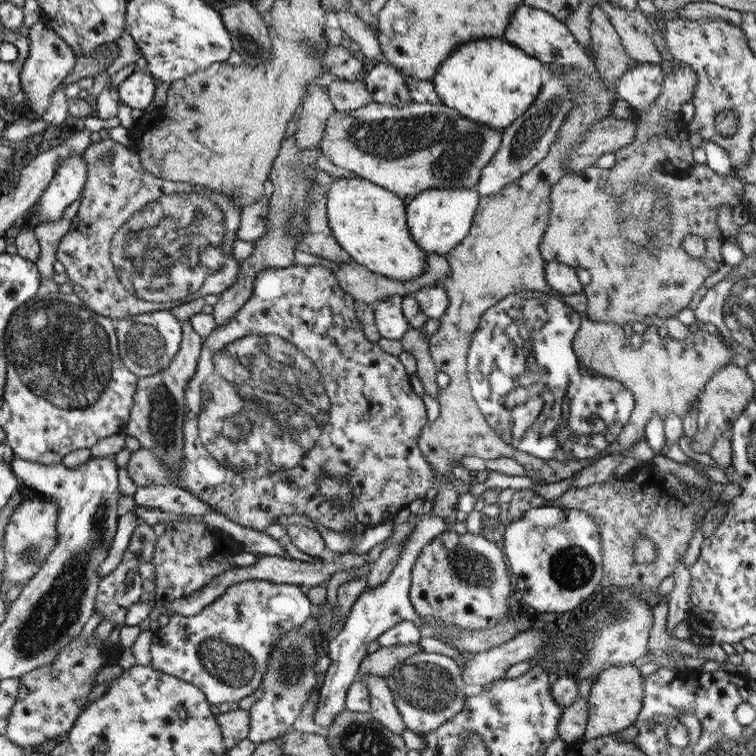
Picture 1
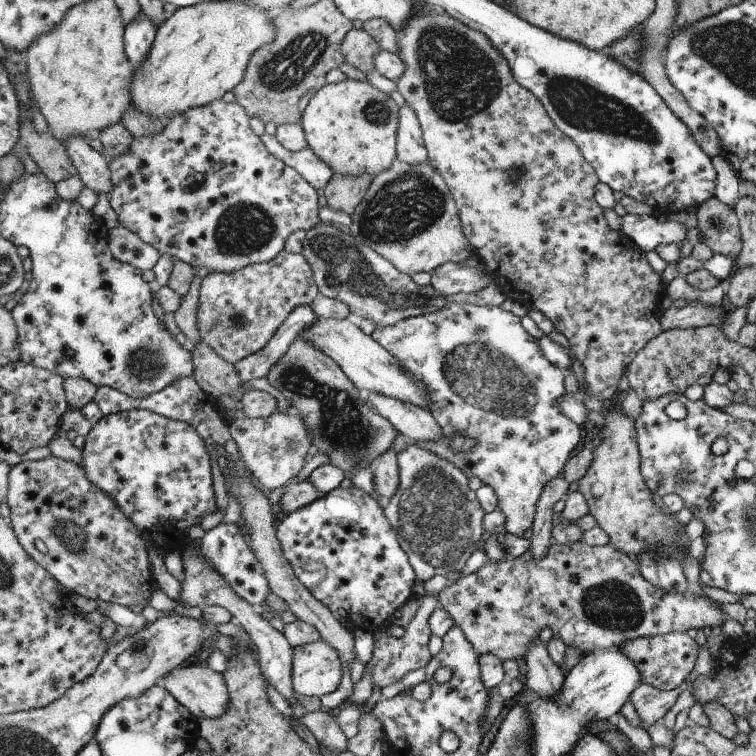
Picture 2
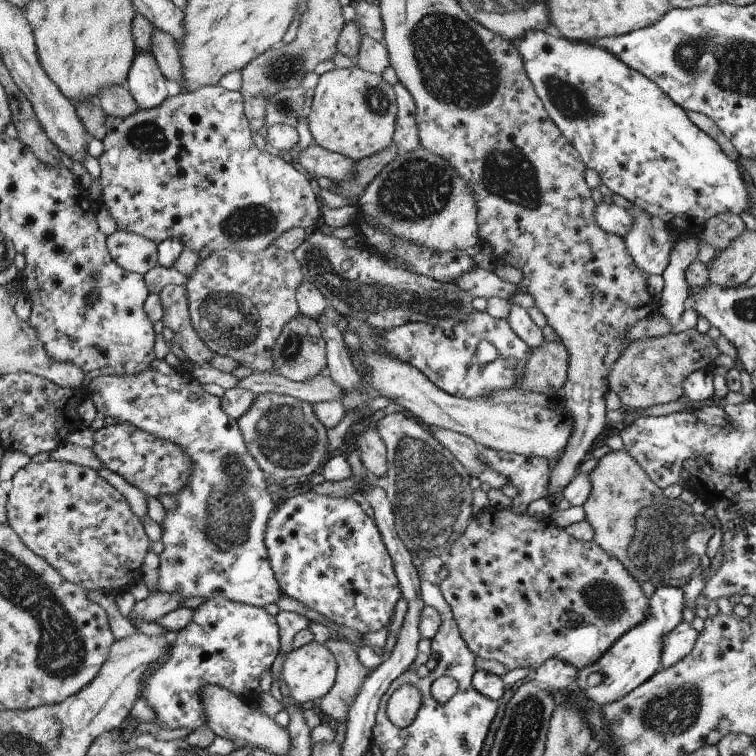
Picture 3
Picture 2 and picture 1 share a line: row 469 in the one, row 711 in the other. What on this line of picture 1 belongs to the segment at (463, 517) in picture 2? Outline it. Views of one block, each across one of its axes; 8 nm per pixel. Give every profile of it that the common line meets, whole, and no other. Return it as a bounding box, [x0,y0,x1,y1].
[385,654,467,734]

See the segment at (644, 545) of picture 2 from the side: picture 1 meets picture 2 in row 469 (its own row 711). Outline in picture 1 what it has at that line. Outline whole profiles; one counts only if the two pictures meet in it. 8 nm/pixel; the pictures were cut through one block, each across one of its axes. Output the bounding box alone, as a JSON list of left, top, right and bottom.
[582,665,644,740]

